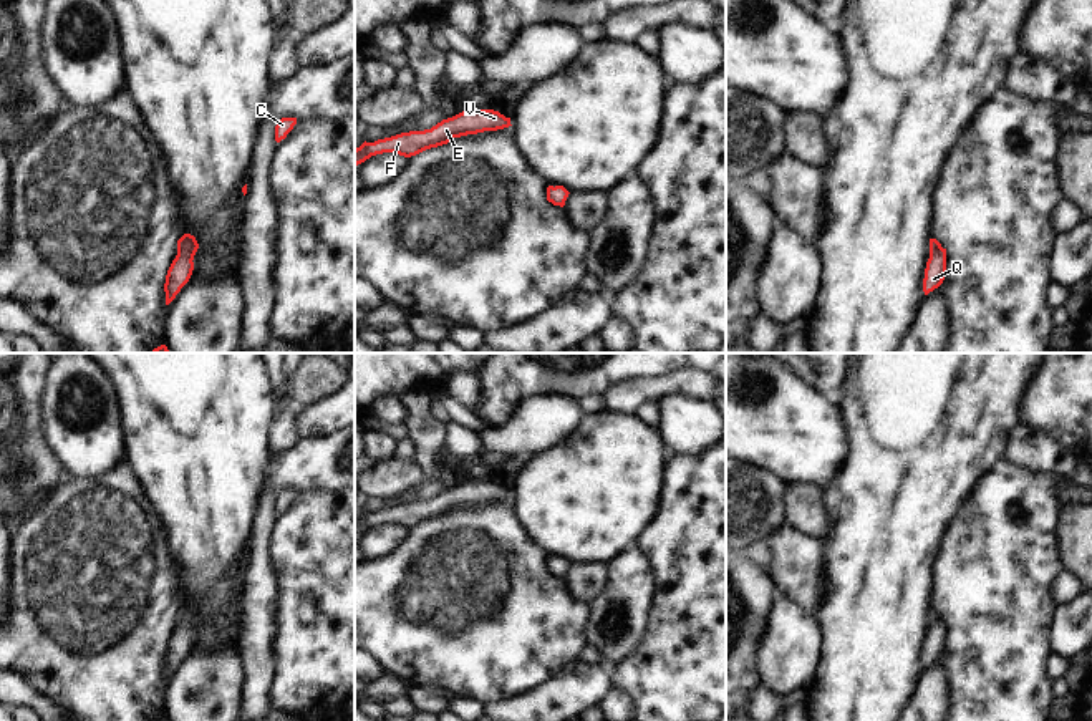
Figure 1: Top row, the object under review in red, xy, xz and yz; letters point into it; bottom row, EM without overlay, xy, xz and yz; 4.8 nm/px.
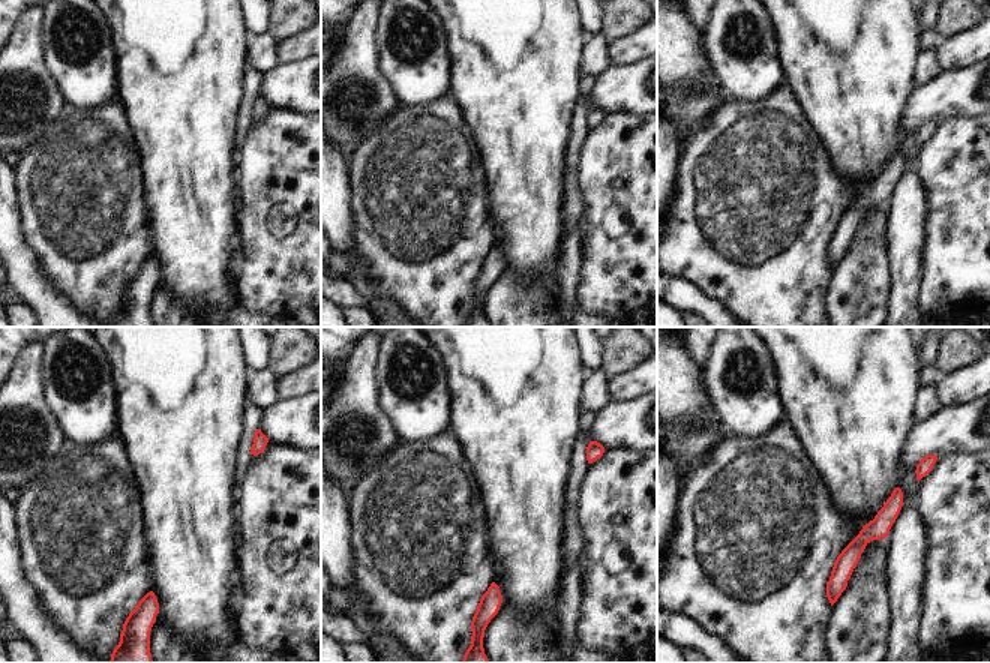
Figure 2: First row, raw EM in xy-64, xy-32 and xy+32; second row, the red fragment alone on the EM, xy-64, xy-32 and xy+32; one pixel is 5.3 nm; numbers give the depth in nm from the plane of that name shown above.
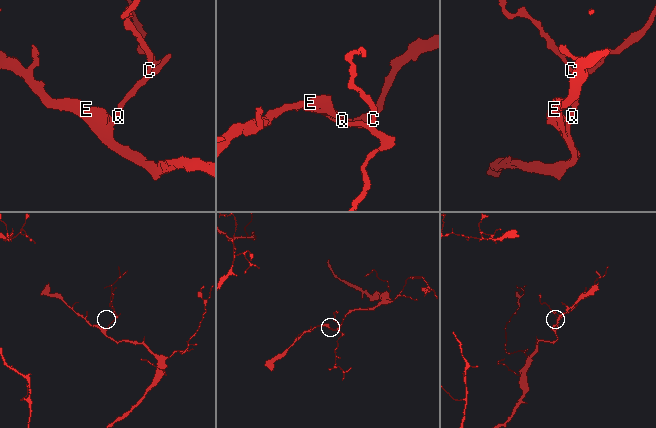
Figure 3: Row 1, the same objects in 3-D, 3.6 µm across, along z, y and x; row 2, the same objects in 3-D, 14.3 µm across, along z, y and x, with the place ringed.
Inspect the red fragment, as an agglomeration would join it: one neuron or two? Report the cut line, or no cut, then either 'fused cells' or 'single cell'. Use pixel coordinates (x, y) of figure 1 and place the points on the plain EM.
no cut | single cell

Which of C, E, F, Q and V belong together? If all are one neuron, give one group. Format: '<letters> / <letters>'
C E F Q V

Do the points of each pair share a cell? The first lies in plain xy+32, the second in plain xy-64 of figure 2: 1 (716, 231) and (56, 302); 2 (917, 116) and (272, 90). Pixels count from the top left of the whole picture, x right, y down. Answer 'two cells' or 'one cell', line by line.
1: two cells
2: one cell

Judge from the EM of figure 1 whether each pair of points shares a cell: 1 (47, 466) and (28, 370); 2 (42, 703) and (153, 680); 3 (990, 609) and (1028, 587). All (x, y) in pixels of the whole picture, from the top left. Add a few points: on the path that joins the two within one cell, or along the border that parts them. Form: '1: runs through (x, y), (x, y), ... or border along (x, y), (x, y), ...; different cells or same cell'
1: runs through (28, 443), (28, 393); same cell
2: border along (24, 677), (35, 690), (58, 703); different cells
3: runs through (1000, 599), (1011, 587), (1018, 587); same cell

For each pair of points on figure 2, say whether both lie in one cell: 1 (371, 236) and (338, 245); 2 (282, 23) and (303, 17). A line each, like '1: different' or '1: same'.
1: different
2: same

